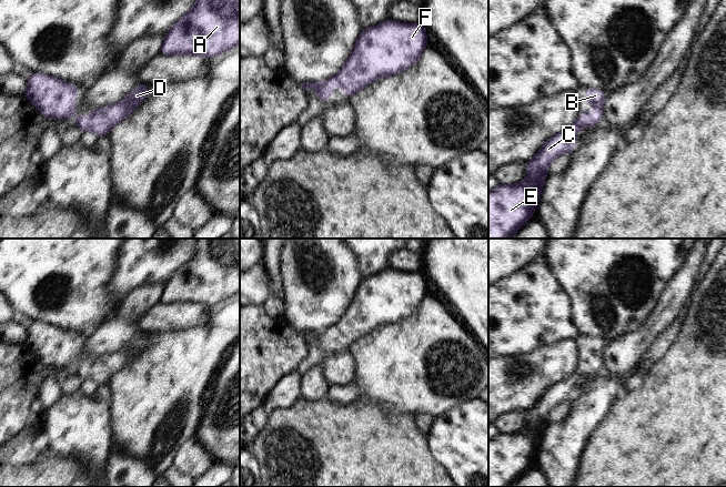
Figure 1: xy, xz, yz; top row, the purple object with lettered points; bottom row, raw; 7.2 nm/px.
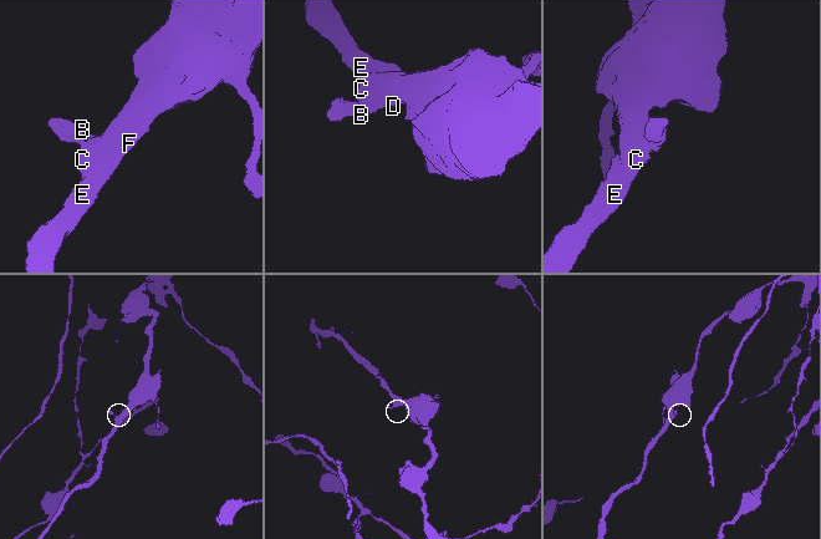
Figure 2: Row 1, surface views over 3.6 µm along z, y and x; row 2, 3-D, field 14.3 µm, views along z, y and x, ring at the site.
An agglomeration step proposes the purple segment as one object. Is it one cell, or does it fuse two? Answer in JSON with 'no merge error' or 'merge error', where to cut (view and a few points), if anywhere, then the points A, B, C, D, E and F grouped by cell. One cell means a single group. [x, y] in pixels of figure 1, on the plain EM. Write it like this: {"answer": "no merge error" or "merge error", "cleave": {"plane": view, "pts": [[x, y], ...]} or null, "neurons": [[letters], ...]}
{"answer": "no merge error", "cleave": null, "neurons": [["A", "B", "C", "D", "E", "F"]]}

